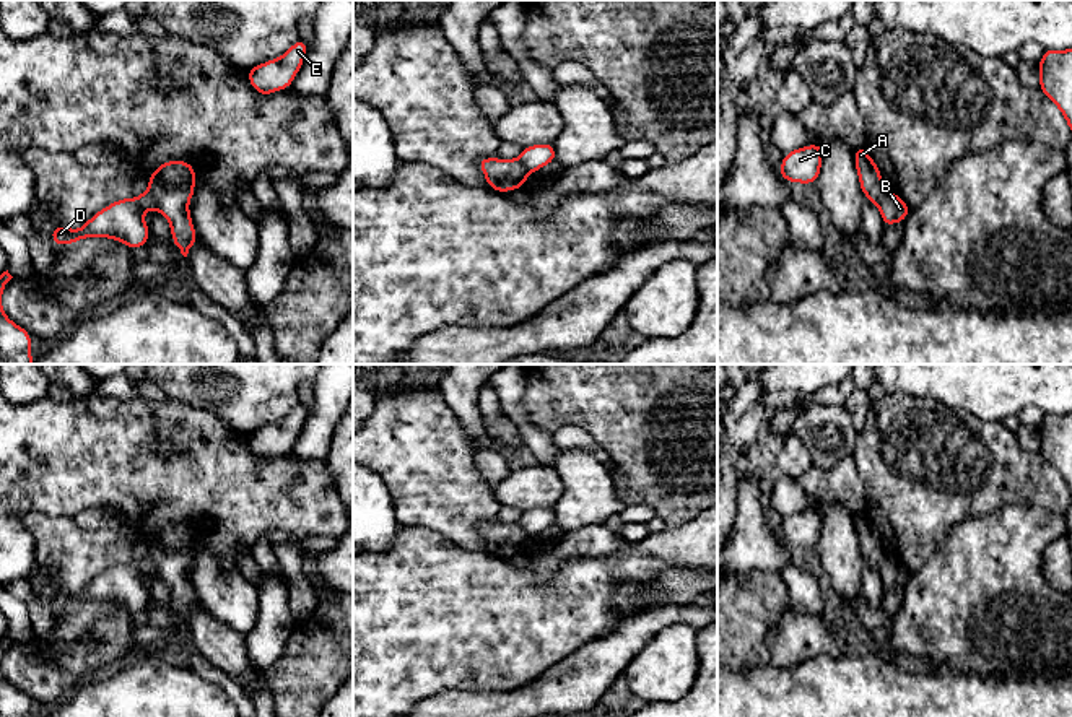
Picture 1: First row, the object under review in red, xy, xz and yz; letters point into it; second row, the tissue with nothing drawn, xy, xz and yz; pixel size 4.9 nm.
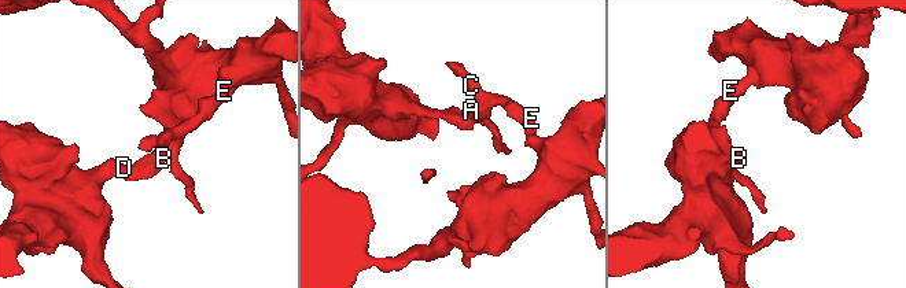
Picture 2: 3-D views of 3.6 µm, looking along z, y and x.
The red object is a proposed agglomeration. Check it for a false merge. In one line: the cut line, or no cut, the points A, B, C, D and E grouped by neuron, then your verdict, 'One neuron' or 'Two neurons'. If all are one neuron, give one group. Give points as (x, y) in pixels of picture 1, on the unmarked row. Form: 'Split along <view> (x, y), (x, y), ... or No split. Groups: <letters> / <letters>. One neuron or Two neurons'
Split along xy (148, 553), (158, 573). Groups: A C E / B D. Two neurons

